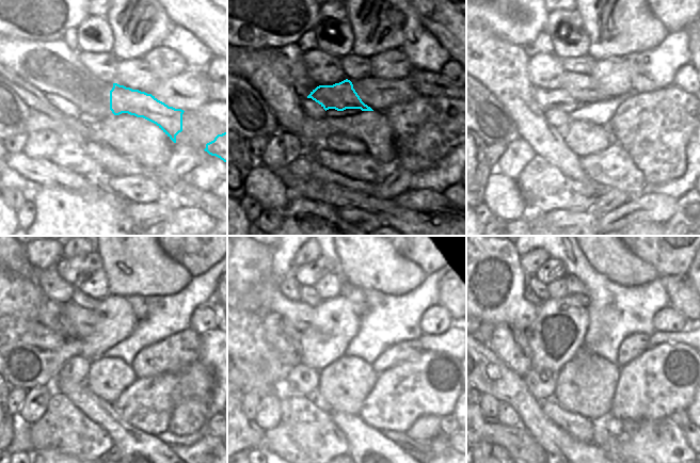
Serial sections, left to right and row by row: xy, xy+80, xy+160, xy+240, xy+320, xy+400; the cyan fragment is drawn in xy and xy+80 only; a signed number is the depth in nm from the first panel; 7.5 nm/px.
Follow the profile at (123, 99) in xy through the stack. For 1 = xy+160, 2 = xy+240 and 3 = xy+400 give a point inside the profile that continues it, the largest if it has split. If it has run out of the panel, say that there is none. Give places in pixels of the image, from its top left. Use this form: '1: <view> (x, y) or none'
1: xy+160 (545, 99)
2: xy+240 (56, 350)
3: xy+400 (488, 373)

